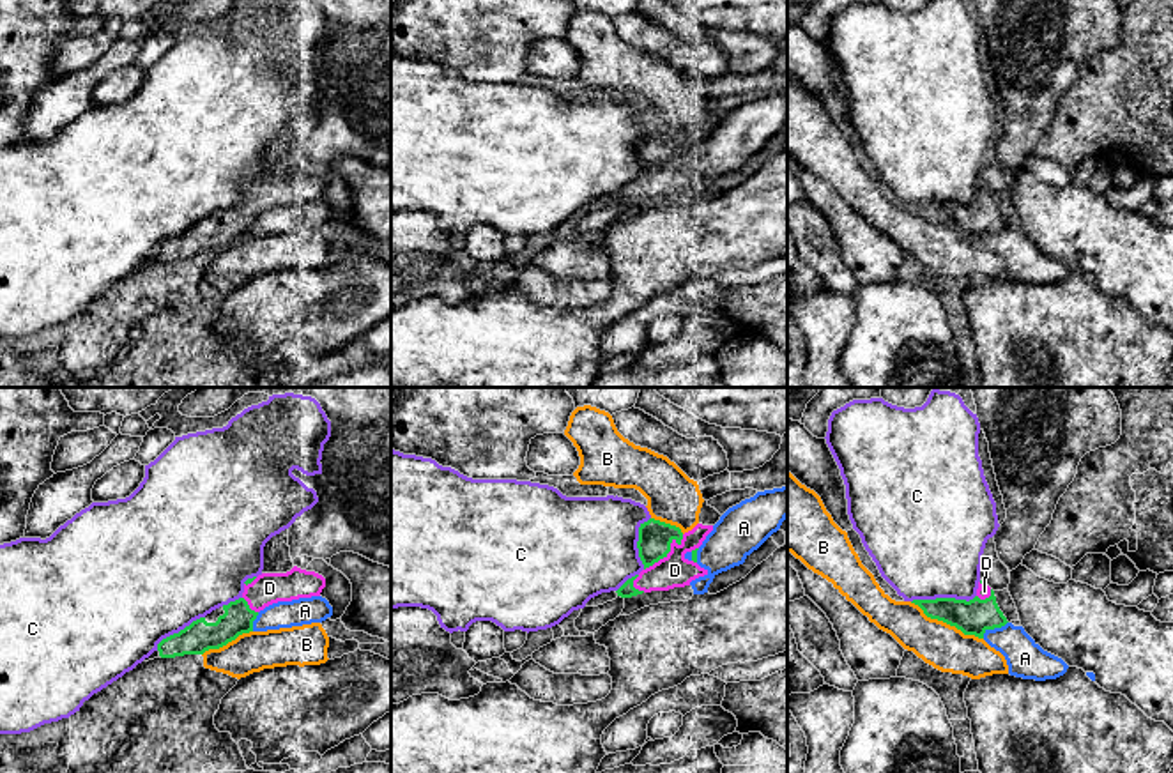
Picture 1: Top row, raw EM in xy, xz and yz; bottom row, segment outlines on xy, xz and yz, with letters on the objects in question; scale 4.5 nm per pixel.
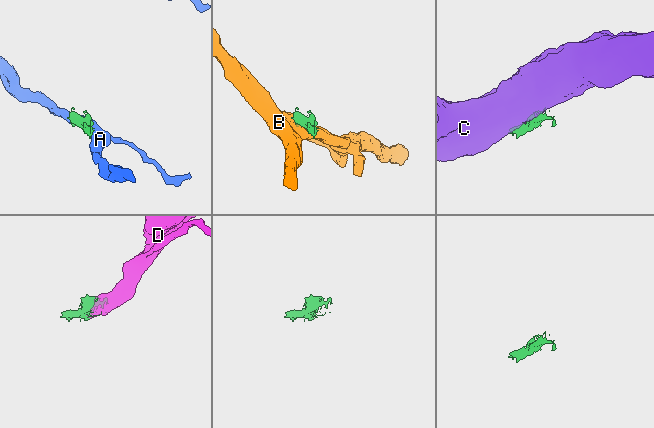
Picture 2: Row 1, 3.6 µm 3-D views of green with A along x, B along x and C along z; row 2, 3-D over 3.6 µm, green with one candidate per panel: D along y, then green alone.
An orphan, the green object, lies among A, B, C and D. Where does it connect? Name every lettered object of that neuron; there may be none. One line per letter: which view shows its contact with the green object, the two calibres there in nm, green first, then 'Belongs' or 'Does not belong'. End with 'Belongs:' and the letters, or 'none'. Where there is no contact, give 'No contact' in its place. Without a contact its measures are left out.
A: Touches green in yz. Thickness 160 nm (green) against 170 nm. Does not belong
B: Touches green in yz. Thickness 160 nm (green) against 200 nm. Does not belong
C: Touches green in yz. Thickness 160 nm (green) against 480 nm. Does not belong
D: Touches green in xz. Thickness 150 nm (green) against 150 nm. Belongs
Belongs: D

